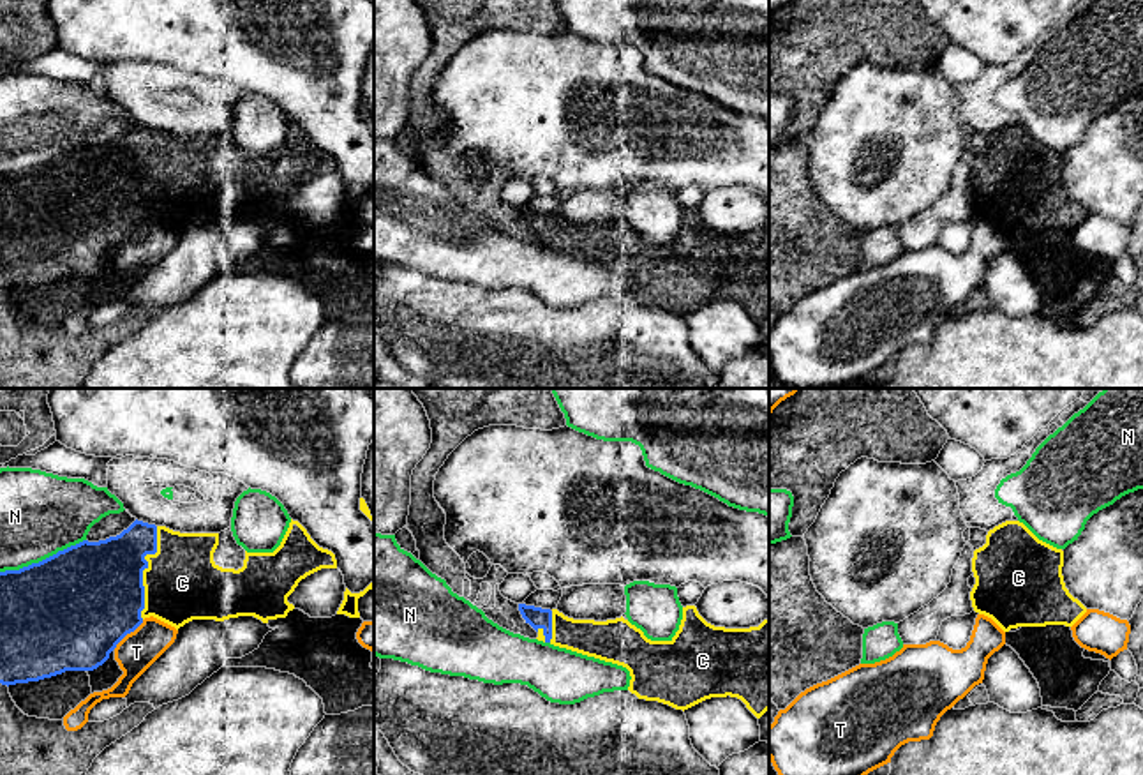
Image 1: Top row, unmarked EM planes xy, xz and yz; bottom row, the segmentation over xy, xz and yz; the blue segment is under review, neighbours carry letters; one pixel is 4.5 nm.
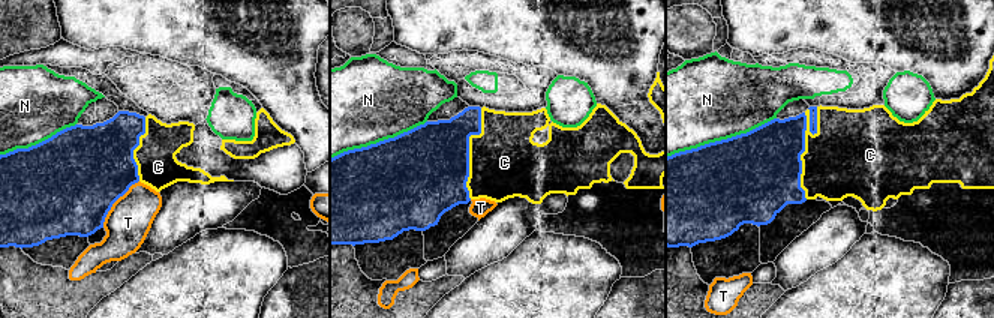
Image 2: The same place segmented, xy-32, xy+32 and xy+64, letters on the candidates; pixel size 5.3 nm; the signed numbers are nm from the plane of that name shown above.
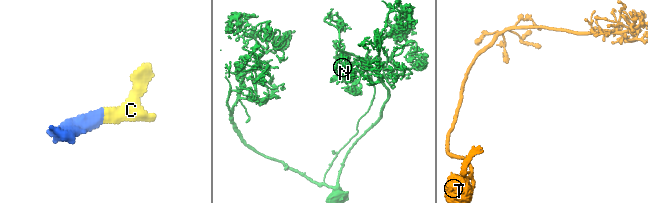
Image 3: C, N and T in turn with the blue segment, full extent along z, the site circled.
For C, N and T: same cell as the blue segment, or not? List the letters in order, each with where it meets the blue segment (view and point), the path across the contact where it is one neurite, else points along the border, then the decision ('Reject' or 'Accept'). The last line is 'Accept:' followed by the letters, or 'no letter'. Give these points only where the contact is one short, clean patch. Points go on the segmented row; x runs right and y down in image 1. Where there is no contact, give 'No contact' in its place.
C: Touches blue at xy (143, 569). Accept
N: Touches blue at xy (43, 560). Reject
T: Touches blue at xy (127, 632). Reject
Accept: C

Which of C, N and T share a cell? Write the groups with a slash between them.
C / N / T

